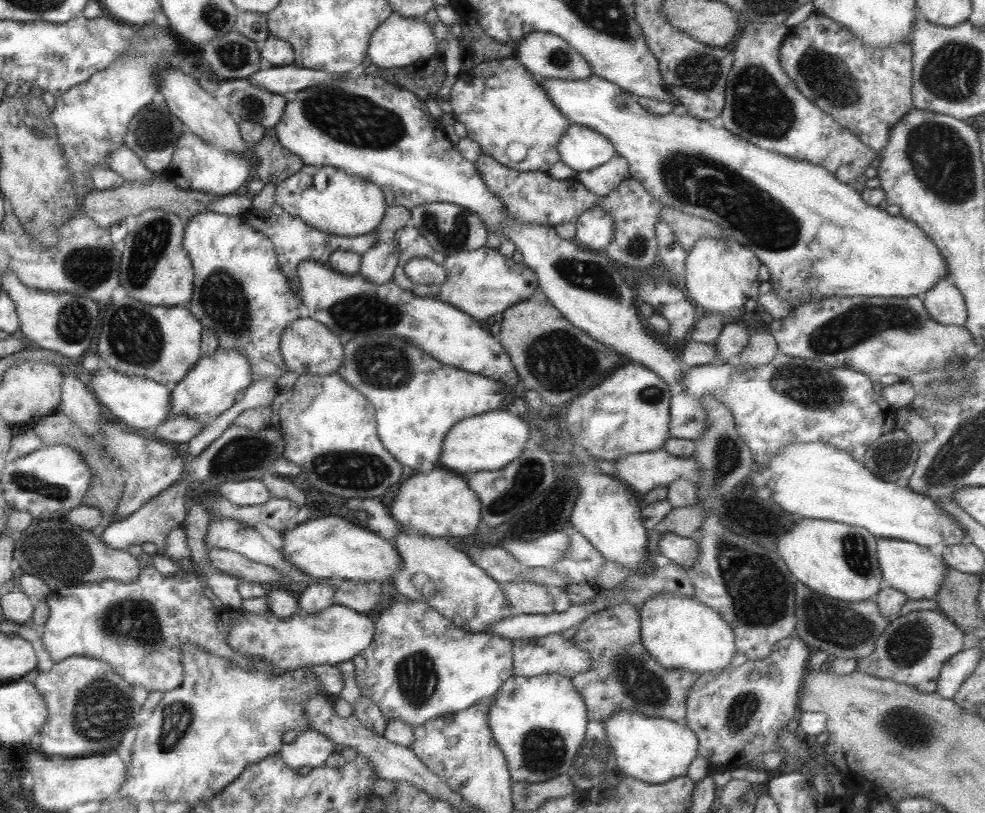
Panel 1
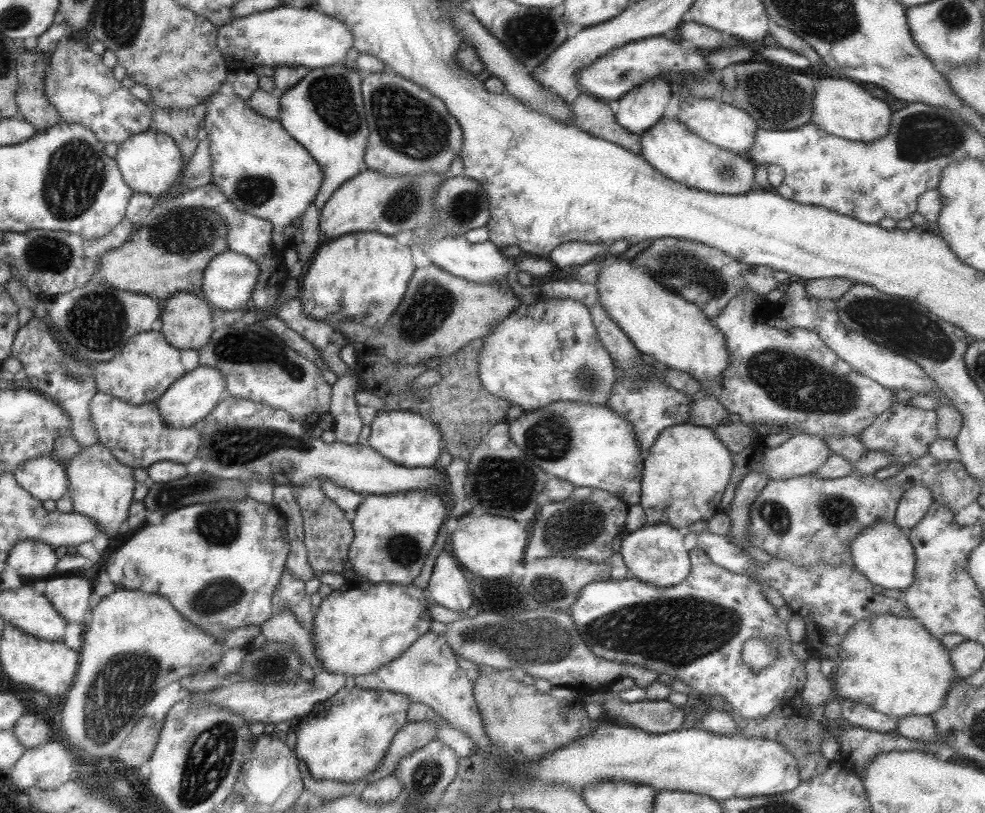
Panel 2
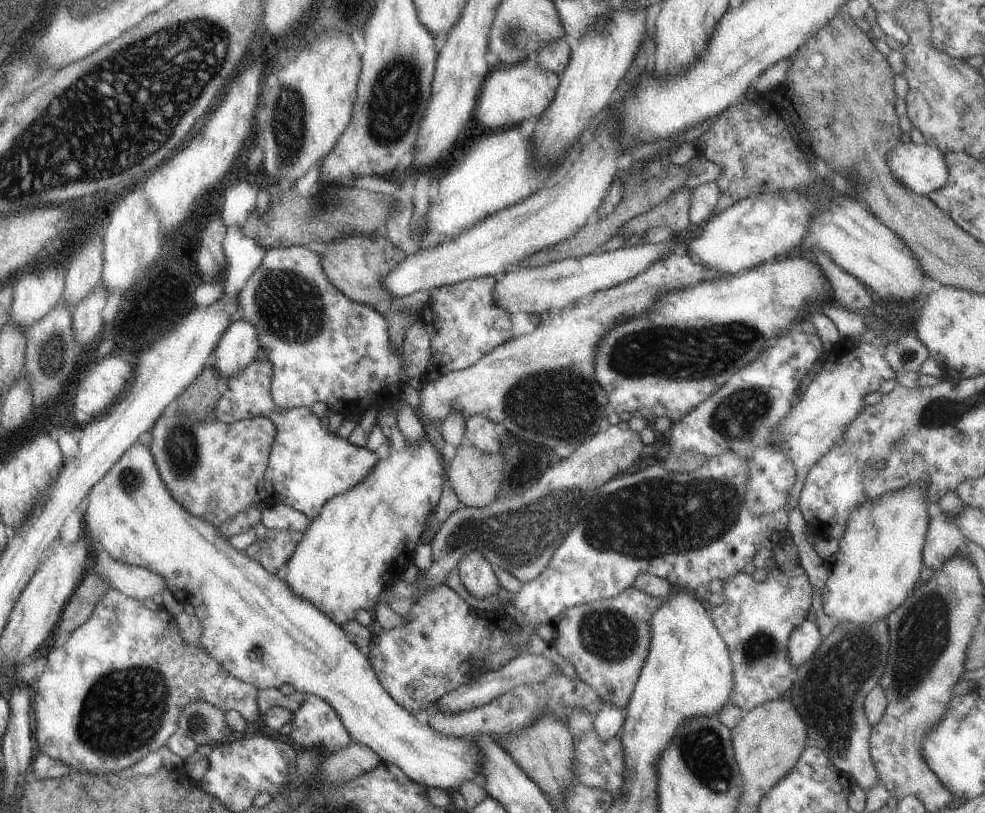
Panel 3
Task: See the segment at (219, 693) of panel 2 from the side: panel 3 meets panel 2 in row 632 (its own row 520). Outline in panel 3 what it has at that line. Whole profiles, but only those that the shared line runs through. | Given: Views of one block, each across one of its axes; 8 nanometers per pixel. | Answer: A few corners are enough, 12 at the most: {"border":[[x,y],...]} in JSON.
{"border":[[265,504],[267,529],[305,532],[311,520],[291,506]]}

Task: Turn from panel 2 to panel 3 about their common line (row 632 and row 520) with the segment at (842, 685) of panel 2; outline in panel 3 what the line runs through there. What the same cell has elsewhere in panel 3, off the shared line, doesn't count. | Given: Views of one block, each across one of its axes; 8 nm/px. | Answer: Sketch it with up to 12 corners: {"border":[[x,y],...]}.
{"border":[[914,483],[849,514],[824,560],[834,622],[885,619],[920,581]]}

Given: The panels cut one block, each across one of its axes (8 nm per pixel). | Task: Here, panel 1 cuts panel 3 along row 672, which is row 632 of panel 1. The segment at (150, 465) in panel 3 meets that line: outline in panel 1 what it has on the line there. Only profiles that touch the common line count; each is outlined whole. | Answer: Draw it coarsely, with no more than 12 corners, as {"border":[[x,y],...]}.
{"border":[[339,604],[288,619],[241,609],[231,648],[280,672],[370,646],[373,614]]}

